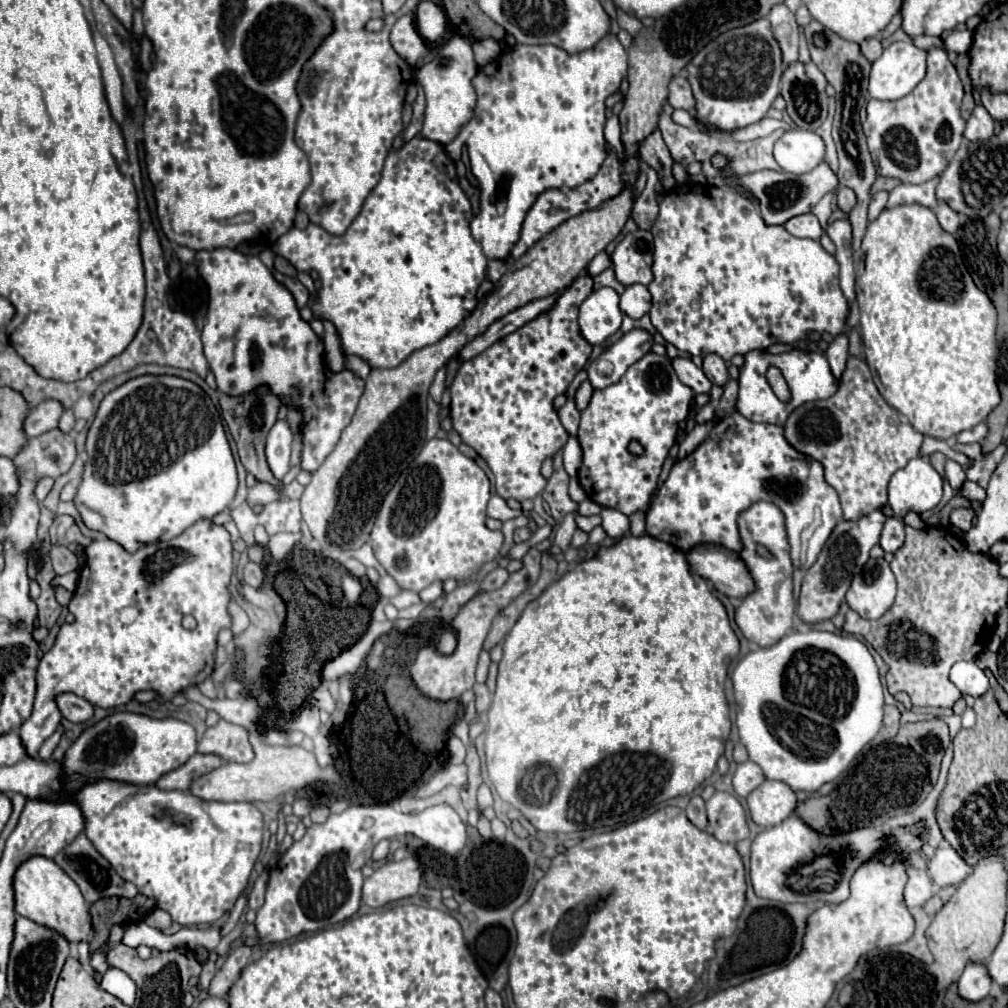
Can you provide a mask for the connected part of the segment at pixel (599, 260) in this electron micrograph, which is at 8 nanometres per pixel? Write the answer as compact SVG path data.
M600 253L600 255L596 255L596 257L590 261L590 265L588 265L588 273L594 277L594 275L602 273L606 267L610 267L610 259L608 259L606 253Z

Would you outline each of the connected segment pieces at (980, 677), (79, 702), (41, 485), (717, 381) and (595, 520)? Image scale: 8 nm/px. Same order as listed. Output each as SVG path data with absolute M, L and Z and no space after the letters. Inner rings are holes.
M960 661L950 671L950 679L954 681L954 685L964 695L972 695L972 697L982 697L982 695L986 695L992 689L988 677L984 675L984 671L976 663Z
M62 693L62 695L58 695L56 701L58 701L58 707L60 707L64 719L68 719L72 723L84 723L84 721L92 719L92 715L94 715L94 705L74 693Z
M42 477L42 479L36 483L34 495L36 495L38 501L42 501L42 499L48 495L48 491L52 489L52 483L54 483L54 479L50 479L50 477Z
M706 355L704 357L704 365L702 365L706 377L710 379L712 385L718 385L718 387L724 387L728 383L728 367L724 363L722 357L718 355Z
M574 513L574 517L576 517L576 525L578 525L580 529L584 529L584 531L592 531L595 526L600 525L602 522L599 515L586 517L584 515L580 515L580 513Z

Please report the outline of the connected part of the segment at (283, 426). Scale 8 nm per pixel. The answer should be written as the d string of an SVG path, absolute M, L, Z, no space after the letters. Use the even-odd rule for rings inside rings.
M276 421L266 439L266 459L276 479L282 479L290 471L292 431L286 421Z

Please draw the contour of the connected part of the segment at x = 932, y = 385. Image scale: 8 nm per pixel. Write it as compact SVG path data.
M910 203L910 205L898 205L894 209L884 209L878 215L878 219L868 225L868 231L862 241L862 251L864 251L864 265L858 267L858 275L856 275L856 303L860 309L865 361L872 371L872 377L874 377L874 383L876 383L880 395L886 399L886 403L890 407L896 409L900 419L910 423L916 431L920 431L926 437L934 437L934 439L942 439L942 441L952 439L958 433L972 429L974 425L986 421L988 413L1000 403L1000 391L998 391L998 381L996 381L996 367L998 367L996 365L996 361L998 361L996 309L994 309L990 297L974 285L970 273L966 271L958 241L952 235L948 235L946 231L942 231L932 209L918 205L918 203Z

